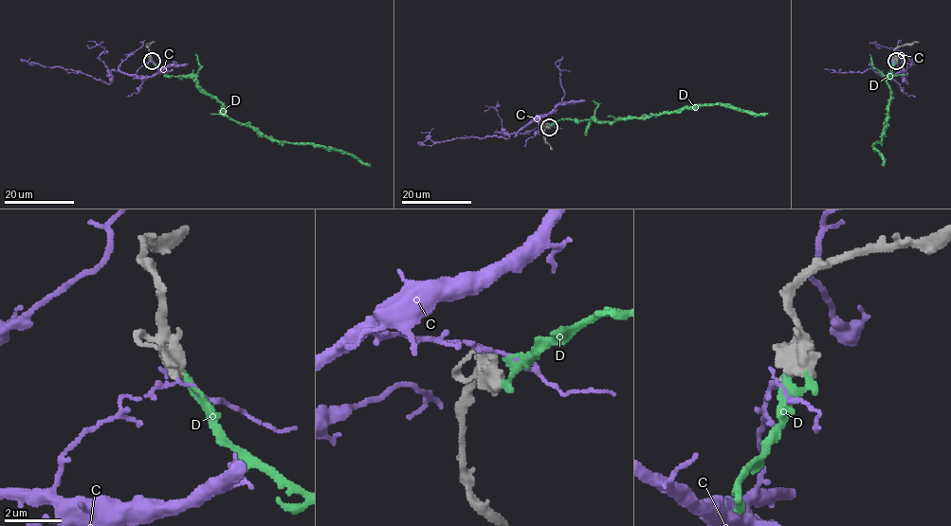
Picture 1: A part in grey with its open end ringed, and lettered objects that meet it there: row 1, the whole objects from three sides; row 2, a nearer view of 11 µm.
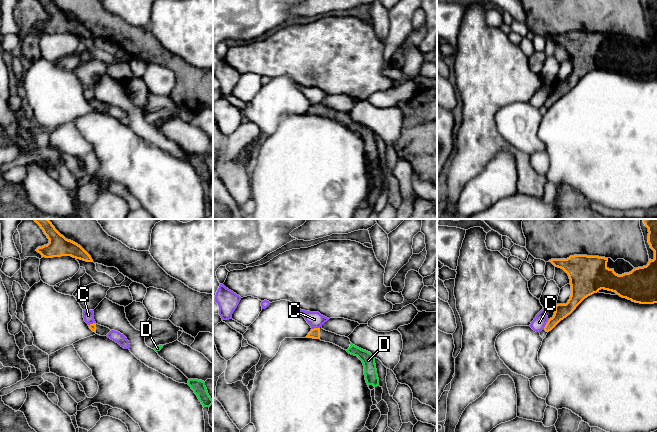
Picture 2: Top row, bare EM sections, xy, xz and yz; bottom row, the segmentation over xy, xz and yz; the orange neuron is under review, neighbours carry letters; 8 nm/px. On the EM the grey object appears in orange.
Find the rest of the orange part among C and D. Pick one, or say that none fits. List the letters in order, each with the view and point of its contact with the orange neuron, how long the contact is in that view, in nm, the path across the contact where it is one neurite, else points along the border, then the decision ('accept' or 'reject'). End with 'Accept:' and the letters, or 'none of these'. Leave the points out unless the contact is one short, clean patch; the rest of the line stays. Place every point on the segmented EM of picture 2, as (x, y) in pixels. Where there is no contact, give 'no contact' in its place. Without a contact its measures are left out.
C: contact yz (546, 324); length 100 nm; border yz (549, 319), (543, 329); reject
D: no contact; accept
Accept: D

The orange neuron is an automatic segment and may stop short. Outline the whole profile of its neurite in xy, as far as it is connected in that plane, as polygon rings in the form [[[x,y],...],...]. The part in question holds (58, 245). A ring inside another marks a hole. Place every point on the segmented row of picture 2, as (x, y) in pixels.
[[[32,219],[49,239],[49,243],[38,247],[36,251],[45,258],[71,256],[86,262],[93,262],[91,256],[77,243],[61,235],[48,219]]]

